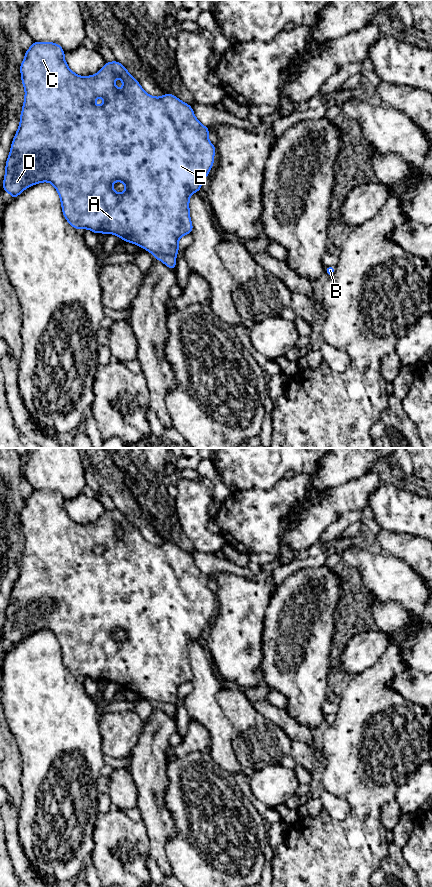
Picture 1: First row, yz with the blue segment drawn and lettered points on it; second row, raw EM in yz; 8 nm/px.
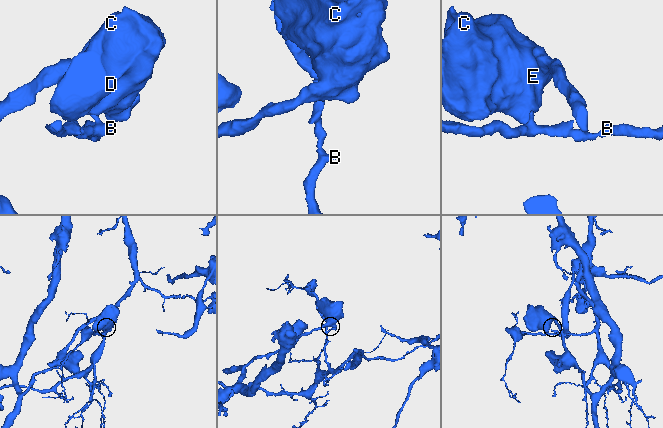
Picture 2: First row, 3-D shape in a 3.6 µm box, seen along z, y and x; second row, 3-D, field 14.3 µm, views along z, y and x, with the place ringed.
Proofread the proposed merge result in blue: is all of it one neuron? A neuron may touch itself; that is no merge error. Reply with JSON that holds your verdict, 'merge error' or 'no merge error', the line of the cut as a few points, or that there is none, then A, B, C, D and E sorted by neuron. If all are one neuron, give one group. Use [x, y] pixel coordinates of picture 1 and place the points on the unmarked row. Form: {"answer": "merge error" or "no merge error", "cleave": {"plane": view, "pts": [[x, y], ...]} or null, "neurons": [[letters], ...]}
{"answer": "merge error", "cleave": {"plane": "yz", "pts": [[154, 703], [172, 703], [175, 705]]}, "neurons": [["A", "C", "D", "E"], ["B"]]}

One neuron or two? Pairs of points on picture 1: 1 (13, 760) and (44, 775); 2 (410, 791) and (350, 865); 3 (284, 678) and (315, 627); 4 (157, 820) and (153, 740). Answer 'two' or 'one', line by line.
1: two
2: two
3: one
4: one

